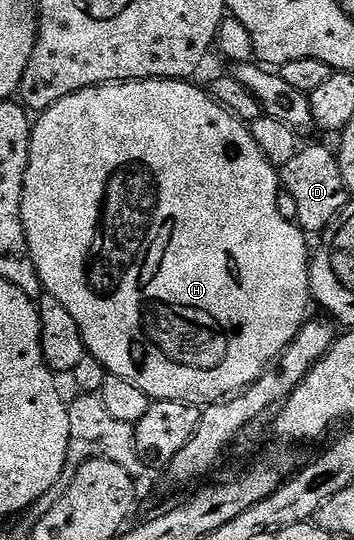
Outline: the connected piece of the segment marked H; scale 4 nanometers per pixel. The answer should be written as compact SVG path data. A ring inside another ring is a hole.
M154 79L152 81L123 81L116 85L96 85L93 89L84 89L75 95L67 95L67 99L59 99L59 103L55 103L50 109L44 110L38 116L41 117L38 121L36 118L31 129L29 162L25 172L25 186L23 187L23 199L21 200L21 218L27 235L29 254L37 268L41 288L48 296L59 299L59 303L63 303L63 307L67 307L71 319L75 319L75 327L79 327L79 335L83 335L86 354L99 359L99 363L103 363L106 374L119 379L127 379L127 383L135 383L135 387L139 387L139 391L146 393L153 401L182 401L188 405L204 407L226 400L230 395L240 393L251 383L255 383L255 379L264 375L265 368L276 361L277 356L287 347L287 343L291 343L291 339L295 339L297 332L304 327L307 320L305 312L308 311L309 305L311 306L311 294L309 292L311 260L307 257L306 234L301 226L294 223L290 218L289 222L281 214L281 205L277 202L277 189L279 193L278 170L259 151L259 145L255 143L253 138L252 128L246 122L240 121L235 115L228 113L206 90L204 93L199 86L189 84L193 83L185 79Z

